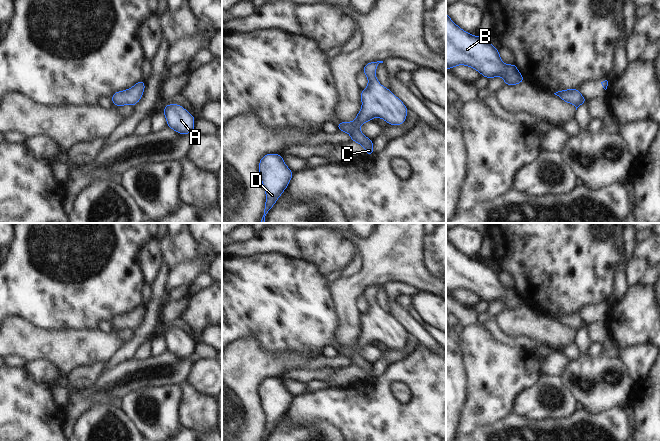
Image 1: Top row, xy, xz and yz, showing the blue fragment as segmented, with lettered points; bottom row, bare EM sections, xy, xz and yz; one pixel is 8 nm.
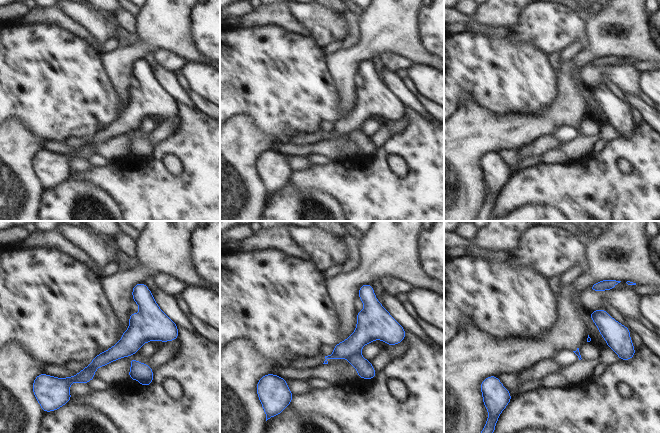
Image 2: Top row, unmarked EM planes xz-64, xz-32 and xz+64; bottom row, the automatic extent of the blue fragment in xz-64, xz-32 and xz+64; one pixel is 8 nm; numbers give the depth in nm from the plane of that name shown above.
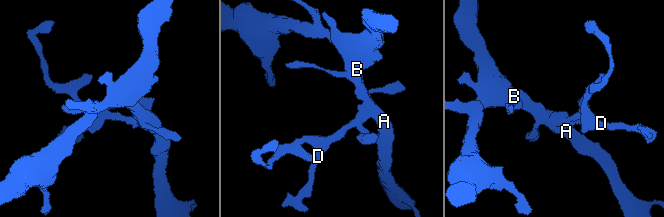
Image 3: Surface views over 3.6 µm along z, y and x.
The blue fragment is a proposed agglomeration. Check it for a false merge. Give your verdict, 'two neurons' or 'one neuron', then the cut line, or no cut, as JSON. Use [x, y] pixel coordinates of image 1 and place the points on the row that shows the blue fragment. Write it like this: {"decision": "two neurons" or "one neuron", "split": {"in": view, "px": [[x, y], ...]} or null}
{"decision": "two neurons", "split": {"in": "xz", "px": [[358, 128], [353, 126], [349, 132]]}}

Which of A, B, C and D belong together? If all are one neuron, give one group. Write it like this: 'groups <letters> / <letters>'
groups A B D / C

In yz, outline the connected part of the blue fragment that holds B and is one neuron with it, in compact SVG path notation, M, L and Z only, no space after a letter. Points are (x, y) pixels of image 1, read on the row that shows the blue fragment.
M446 13L446 69L457 65L472 67L488 79L500 76L505 85L514 86L525 81L515 63L505 65L499 50L484 37L462 30Z

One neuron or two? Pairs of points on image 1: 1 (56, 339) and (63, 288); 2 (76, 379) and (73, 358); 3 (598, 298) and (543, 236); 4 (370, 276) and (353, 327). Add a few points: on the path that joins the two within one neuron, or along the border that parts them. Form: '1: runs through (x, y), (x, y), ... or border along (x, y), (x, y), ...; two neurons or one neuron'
1: border along (34, 324), (44, 329), (53, 330), (81, 329); two neurons
2: border along (98, 362), (92, 365), (77, 366), (66, 375); two neurons
3: runs through (590, 283), (558, 251); one neuron
4: runs through (357, 287), (349, 295), (349, 314); one neuron

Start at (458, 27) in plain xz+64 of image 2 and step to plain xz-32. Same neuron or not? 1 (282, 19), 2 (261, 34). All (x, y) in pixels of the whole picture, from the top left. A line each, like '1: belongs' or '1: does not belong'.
1: belongs
2: does not belong

